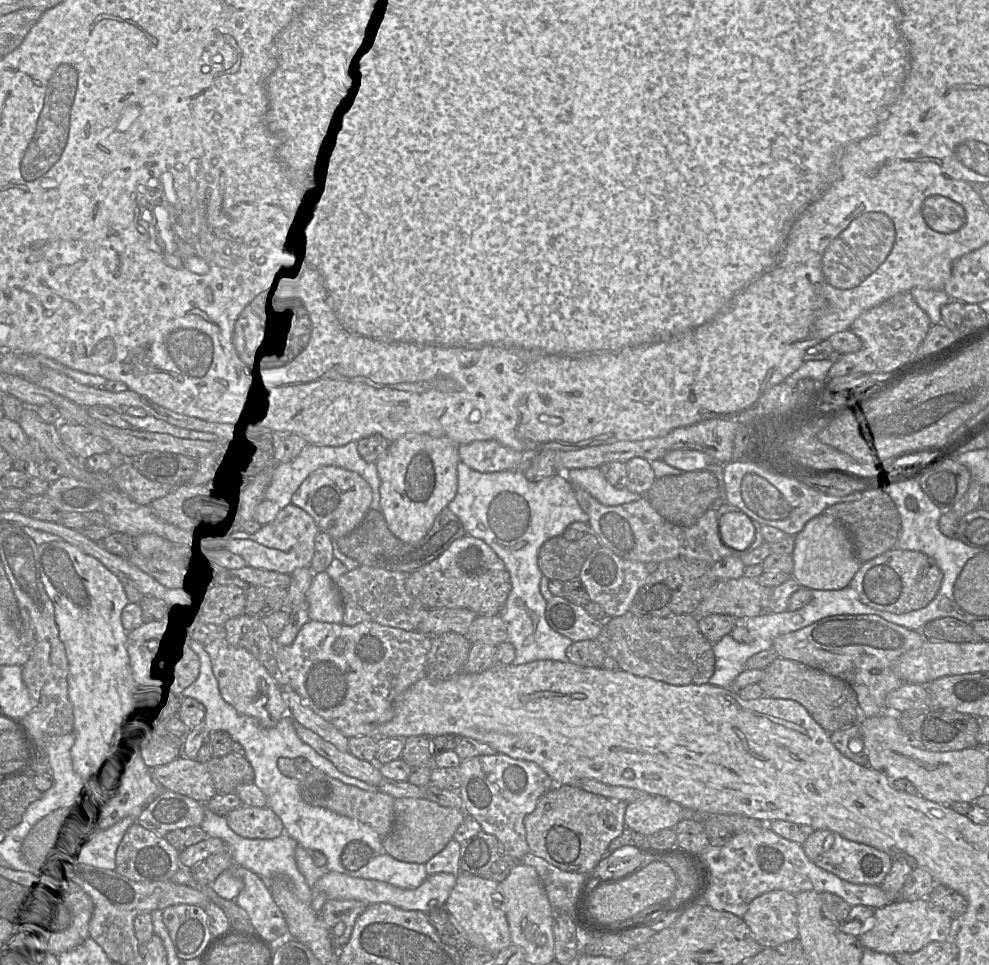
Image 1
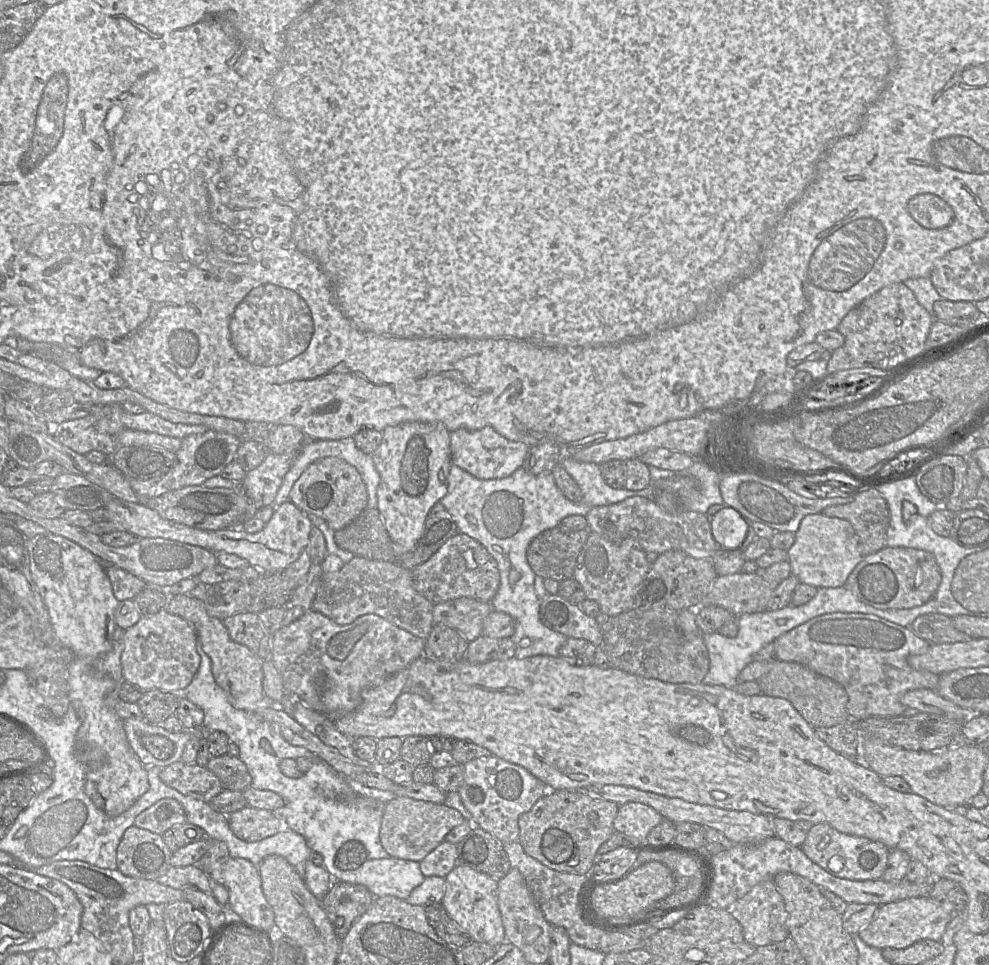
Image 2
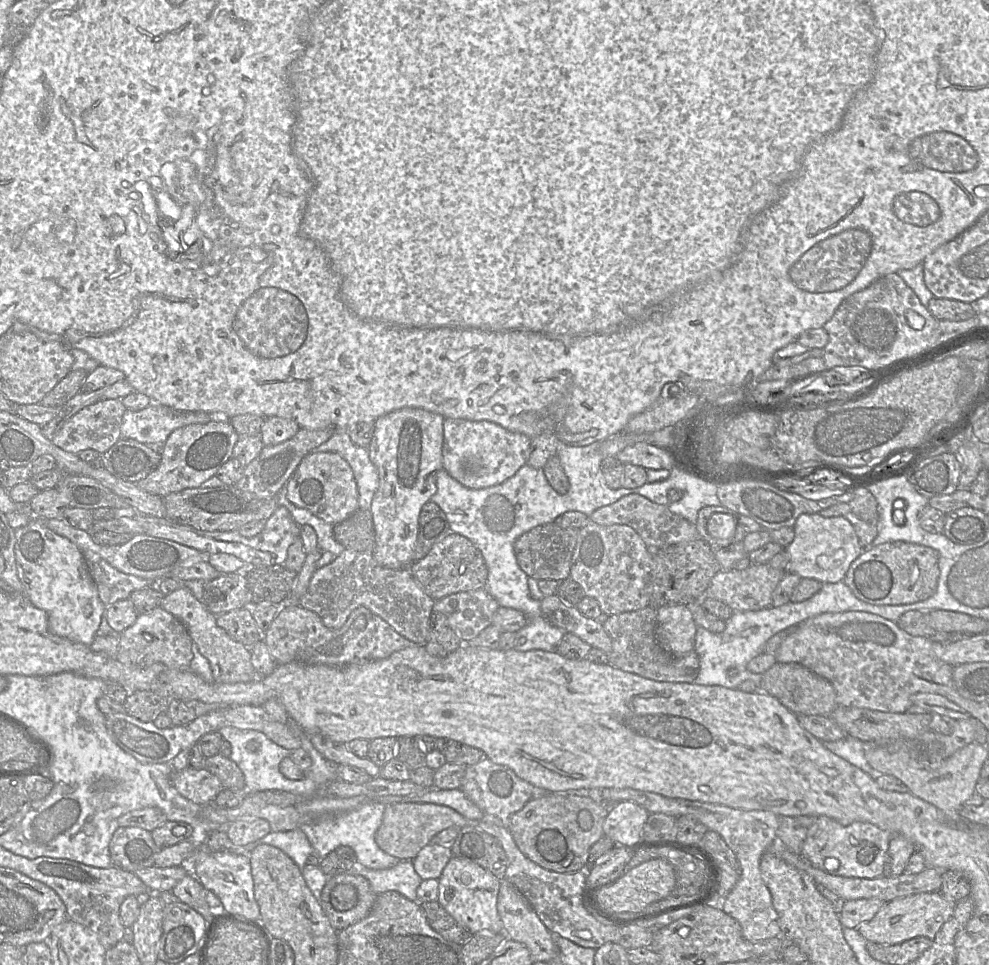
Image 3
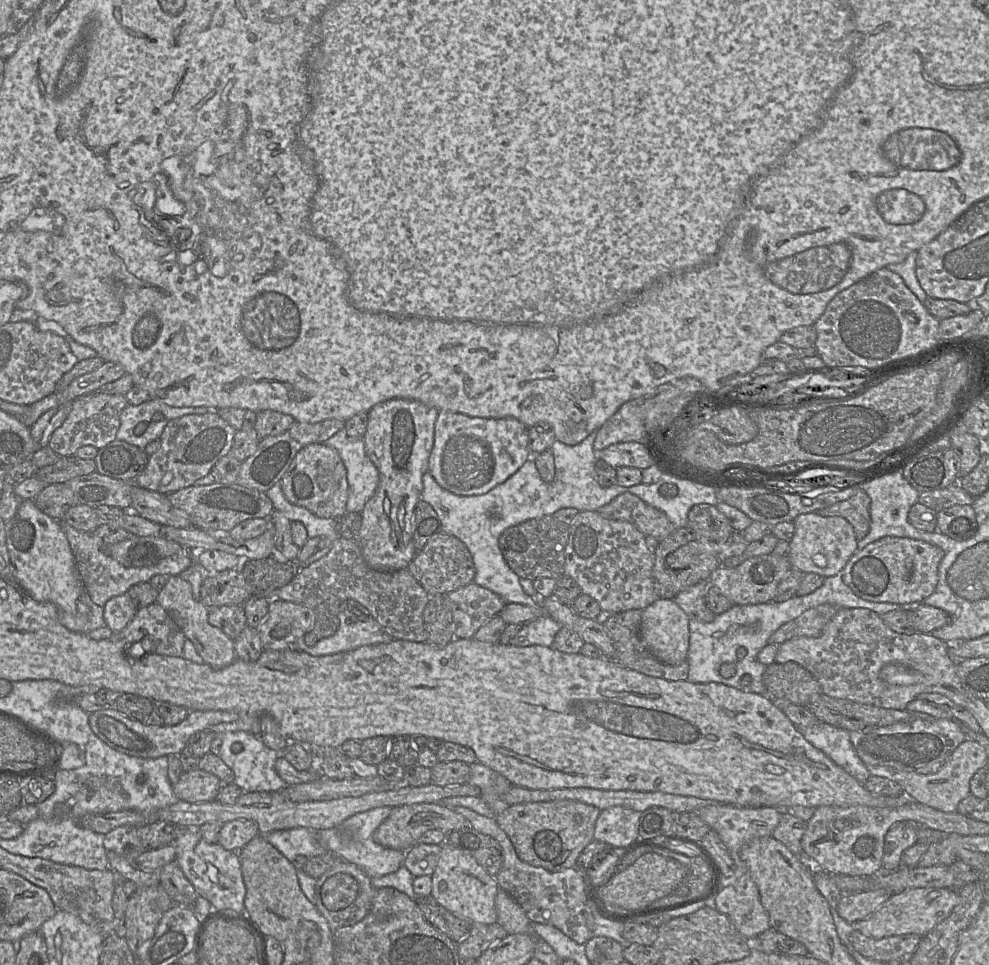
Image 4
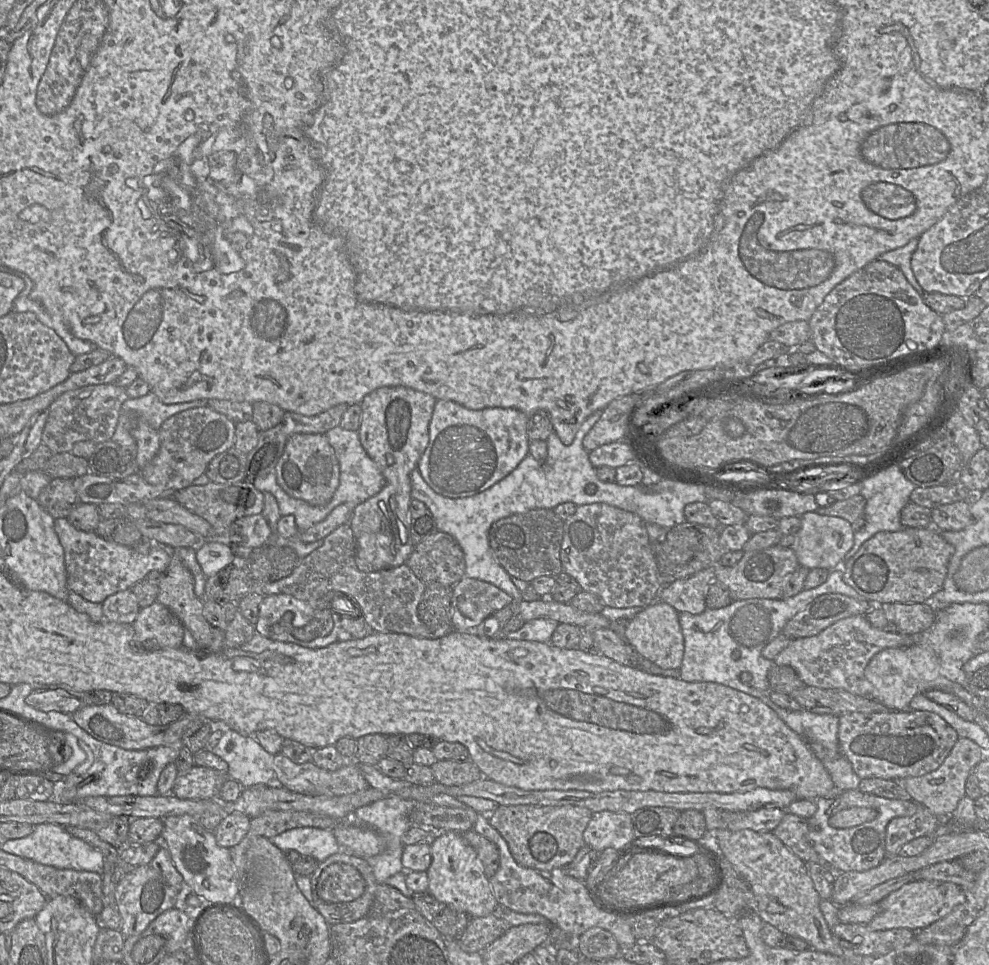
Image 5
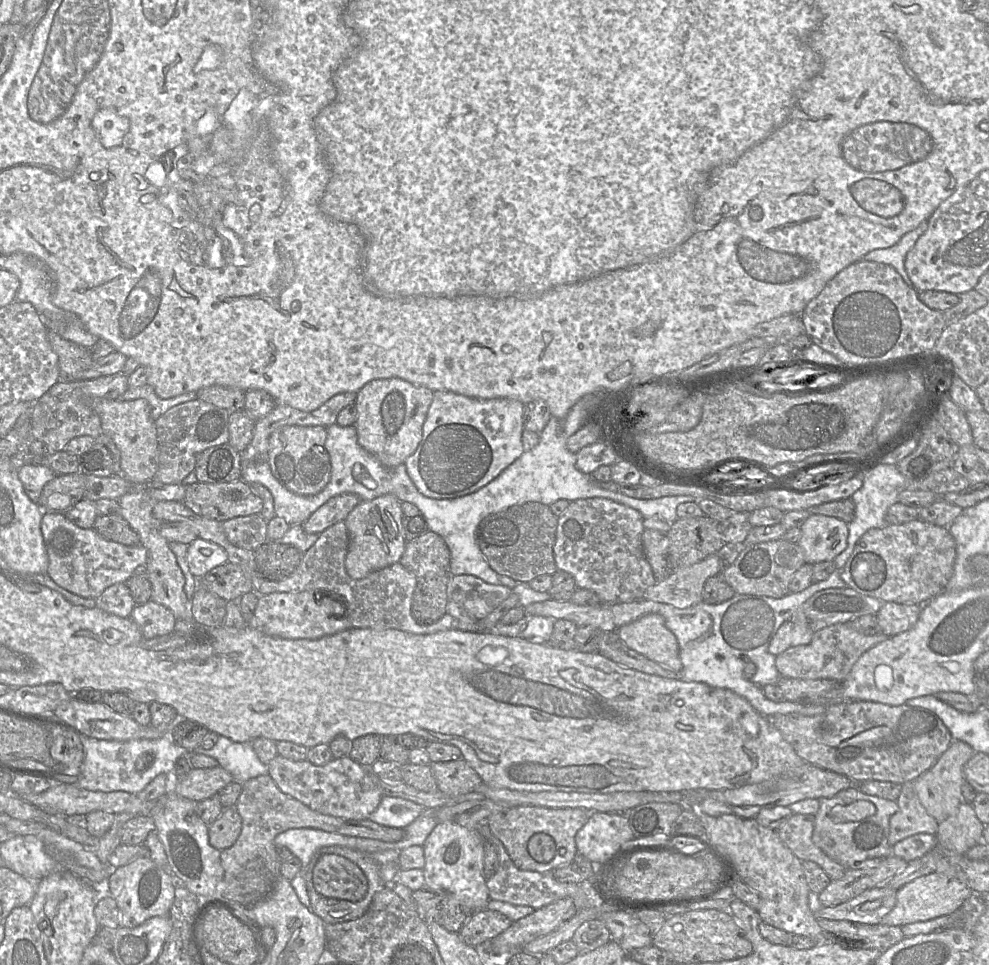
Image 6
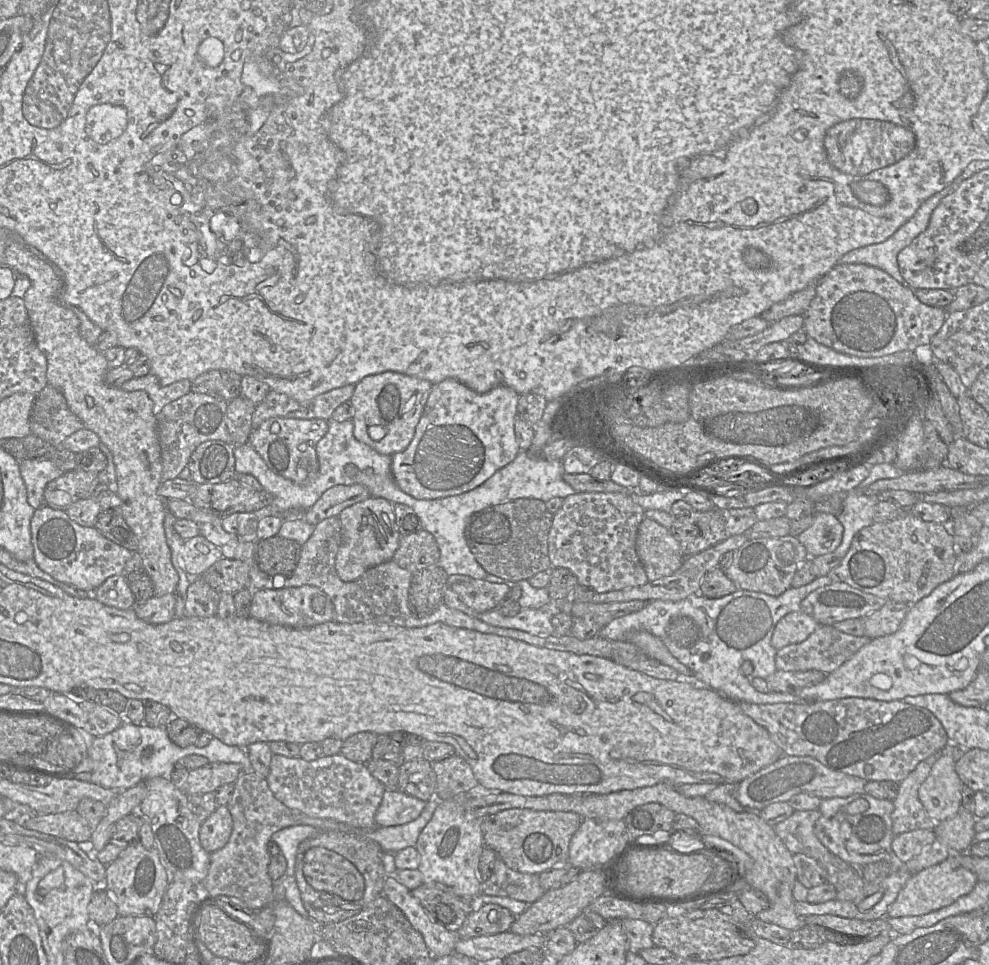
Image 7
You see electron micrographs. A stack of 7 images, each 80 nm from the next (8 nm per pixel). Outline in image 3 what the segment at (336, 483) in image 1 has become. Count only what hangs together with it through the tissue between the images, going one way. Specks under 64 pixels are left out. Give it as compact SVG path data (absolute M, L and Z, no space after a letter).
M310 452L303 457L296 470L286 482L287 499L299 508L310 511L316 517L334 526L358 509L358 489L354 475L349 464L337 453L334 452Z

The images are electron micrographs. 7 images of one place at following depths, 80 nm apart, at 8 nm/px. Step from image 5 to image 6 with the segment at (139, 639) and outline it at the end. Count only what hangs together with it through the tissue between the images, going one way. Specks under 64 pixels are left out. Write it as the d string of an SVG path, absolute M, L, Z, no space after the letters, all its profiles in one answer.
M154 600L136 605L130 618L135 622L146 639L172 633L175 630L177 621L170 609Z

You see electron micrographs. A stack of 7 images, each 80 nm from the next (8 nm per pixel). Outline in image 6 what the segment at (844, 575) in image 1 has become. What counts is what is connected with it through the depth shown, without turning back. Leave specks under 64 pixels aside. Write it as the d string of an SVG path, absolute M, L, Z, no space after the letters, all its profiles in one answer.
M810 514L802 524L801 536L798 545L803 550L804 561L808 564L815 564L823 561L834 561L847 546L848 524L835 517L823 514Z

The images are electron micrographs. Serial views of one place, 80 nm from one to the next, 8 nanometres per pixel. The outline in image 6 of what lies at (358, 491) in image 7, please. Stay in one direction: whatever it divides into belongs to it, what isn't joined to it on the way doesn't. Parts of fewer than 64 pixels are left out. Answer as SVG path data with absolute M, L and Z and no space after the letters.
M352 493L334 496L303 523L303 529L308 534L319 535L328 527L343 522L351 510L360 502L360 498Z

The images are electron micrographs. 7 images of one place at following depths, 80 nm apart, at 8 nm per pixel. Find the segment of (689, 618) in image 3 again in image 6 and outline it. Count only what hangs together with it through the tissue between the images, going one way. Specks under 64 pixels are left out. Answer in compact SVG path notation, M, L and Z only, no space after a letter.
M647 614L620 626L617 634L625 645L637 653L676 673L682 670L677 638L666 627L660 614Z

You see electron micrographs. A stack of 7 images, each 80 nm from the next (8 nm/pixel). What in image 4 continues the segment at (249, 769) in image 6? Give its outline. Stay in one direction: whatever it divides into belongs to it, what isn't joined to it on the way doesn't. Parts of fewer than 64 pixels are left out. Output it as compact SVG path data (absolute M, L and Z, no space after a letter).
M228 731L221 736L222 744L218 756L233 771L233 782L243 792L277 792L289 786L275 770L275 762L279 757L284 757L284 751L268 748L259 736L245 731Z

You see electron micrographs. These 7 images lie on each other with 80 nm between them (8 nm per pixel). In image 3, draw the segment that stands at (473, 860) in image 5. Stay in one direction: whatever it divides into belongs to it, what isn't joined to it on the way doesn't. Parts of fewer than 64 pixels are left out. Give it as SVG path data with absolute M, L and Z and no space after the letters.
M452 857L445 866L439 881L437 902L471 934L504 933L497 910L500 880L488 870L464 858Z

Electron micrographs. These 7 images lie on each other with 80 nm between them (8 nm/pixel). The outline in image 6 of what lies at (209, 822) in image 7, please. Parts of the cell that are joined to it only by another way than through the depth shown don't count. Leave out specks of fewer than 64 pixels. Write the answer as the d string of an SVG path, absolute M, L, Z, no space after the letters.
M226 807L219 818L208 826L209 843L222 851L231 847L238 839L242 829L242 819L236 808Z

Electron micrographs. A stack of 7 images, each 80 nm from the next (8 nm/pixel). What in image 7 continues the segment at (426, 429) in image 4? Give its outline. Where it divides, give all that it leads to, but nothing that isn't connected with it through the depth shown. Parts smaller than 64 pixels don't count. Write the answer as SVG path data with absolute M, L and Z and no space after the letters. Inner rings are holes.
M386 371L369 375L354 385L350 403L354 408L352 416L354 437L380 454L392 456L404 451L413 439L415 428L421 418L432 384L427 380L402 373ZM369 497L364 501L344 509L338 515L338 519L341 525L342 539L336 555L335 569L342 581L351 582L357 580L369 568L393 558L393 555L399 546L401 535L395 522L393 504L391 502L380 497Z

